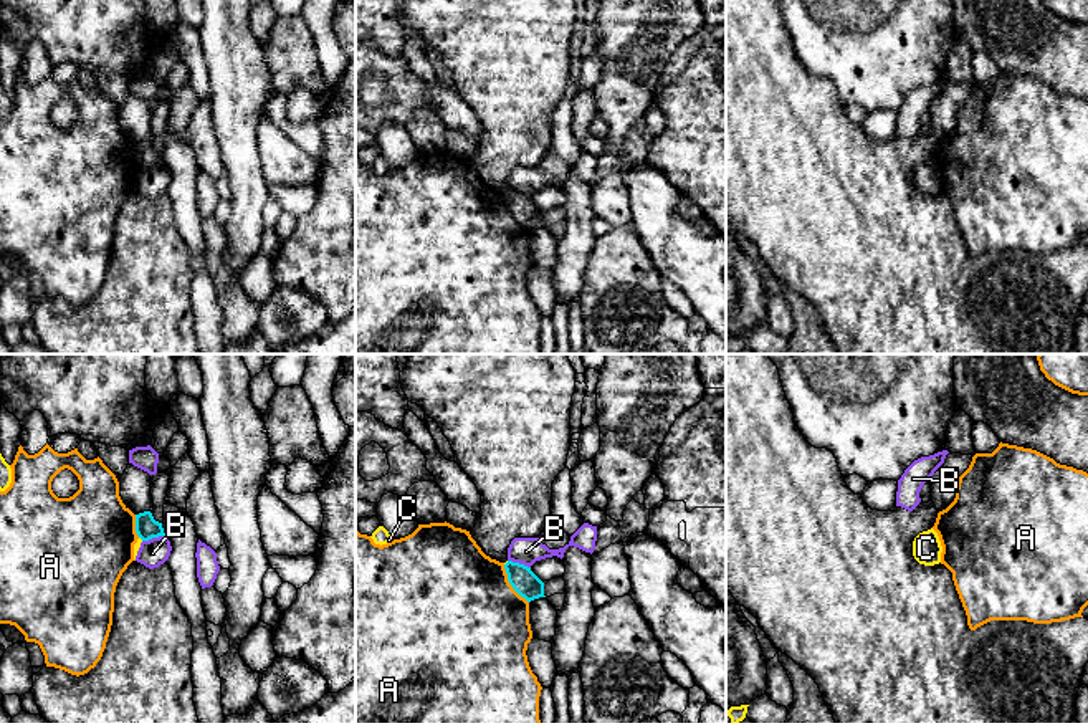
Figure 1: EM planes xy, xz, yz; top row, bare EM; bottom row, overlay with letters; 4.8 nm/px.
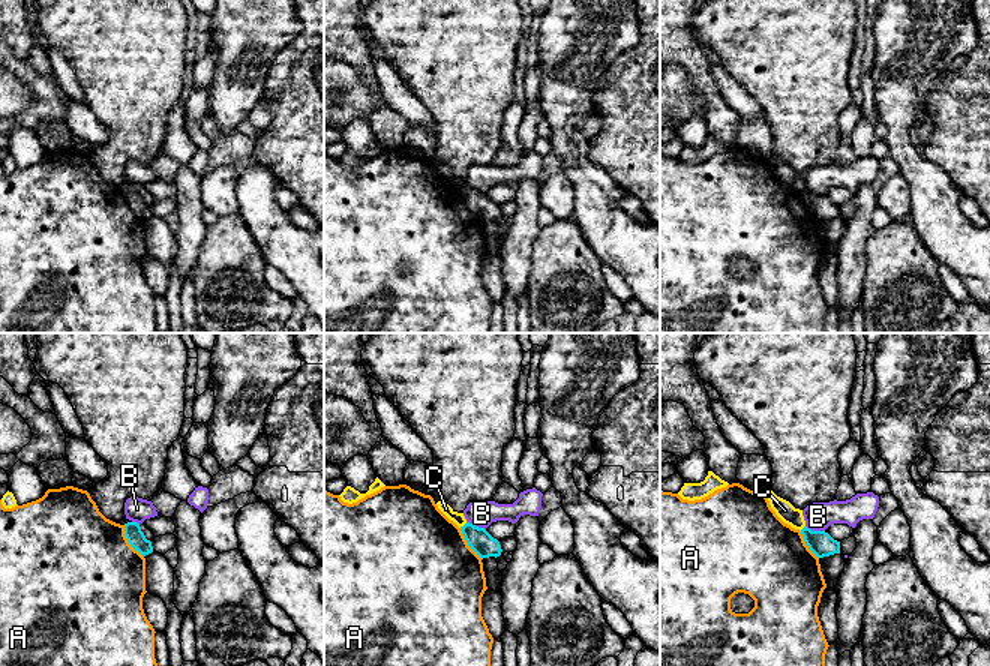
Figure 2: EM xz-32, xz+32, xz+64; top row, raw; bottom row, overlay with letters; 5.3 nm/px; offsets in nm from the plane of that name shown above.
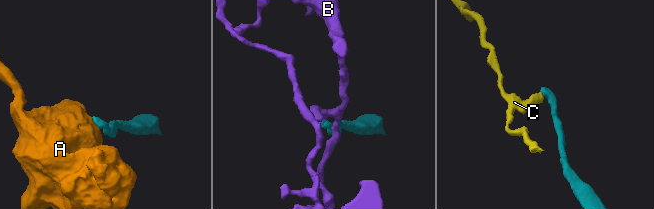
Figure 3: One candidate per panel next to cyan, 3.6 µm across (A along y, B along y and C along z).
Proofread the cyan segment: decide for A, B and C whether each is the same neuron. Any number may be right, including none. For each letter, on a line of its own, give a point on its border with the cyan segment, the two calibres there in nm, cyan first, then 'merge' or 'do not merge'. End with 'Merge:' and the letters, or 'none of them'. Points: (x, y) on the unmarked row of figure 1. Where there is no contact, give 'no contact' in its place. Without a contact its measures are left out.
A: meets cyan in xz at (510, 212); 120 nm thick on the cyan side, 500 nm on the other; do not merge
B: meets cyan in xy at (152, 166); 110 nm thick on the cyan side, 140 nm on the other; do not merge
C: meets cyan in xy at (141, 167); 110 nm thick on the cyan side, 30 nm on the other; do not merge
Merge: none of them

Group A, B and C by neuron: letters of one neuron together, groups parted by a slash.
A / B / C

